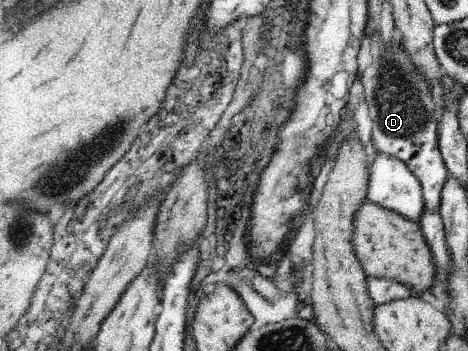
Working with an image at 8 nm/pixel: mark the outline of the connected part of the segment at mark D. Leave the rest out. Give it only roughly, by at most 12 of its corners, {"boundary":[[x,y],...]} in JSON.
{"boundary":[[381,32],[357,56],[377,152],[421,181],[418,223],[446,302],[446,164],[432,88]]}

